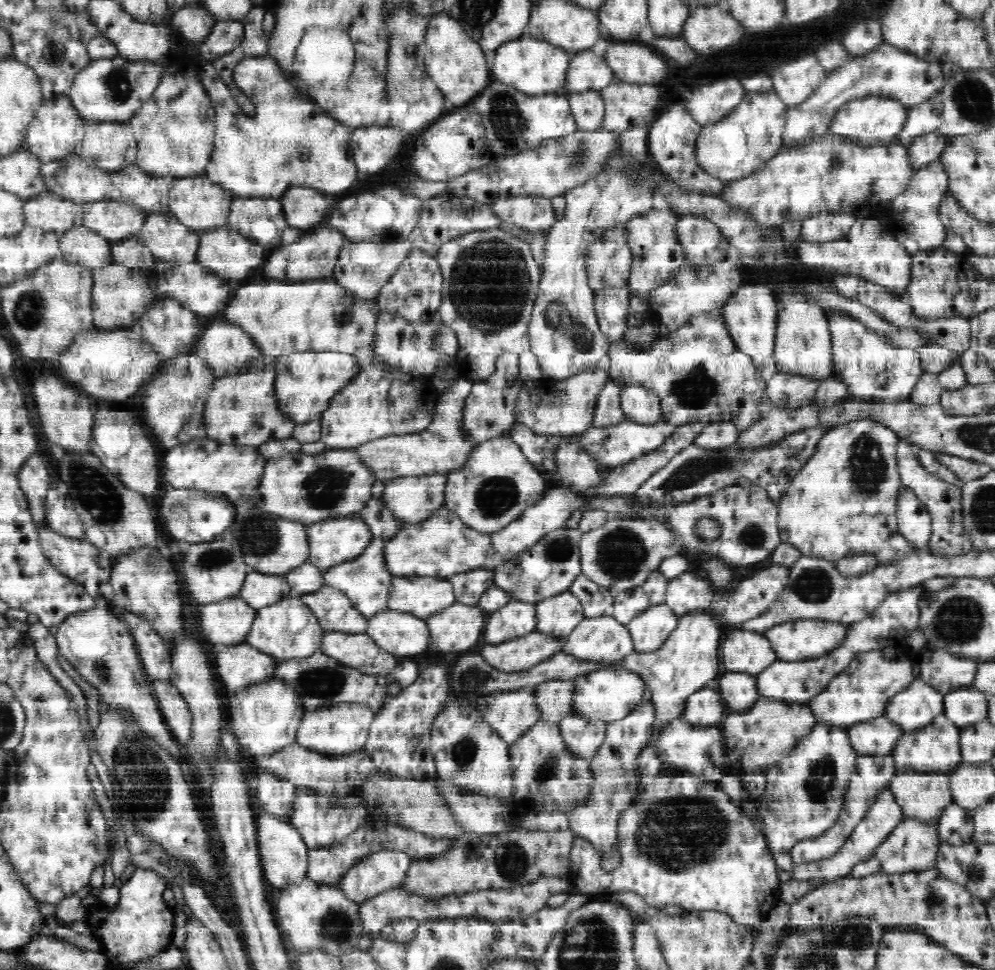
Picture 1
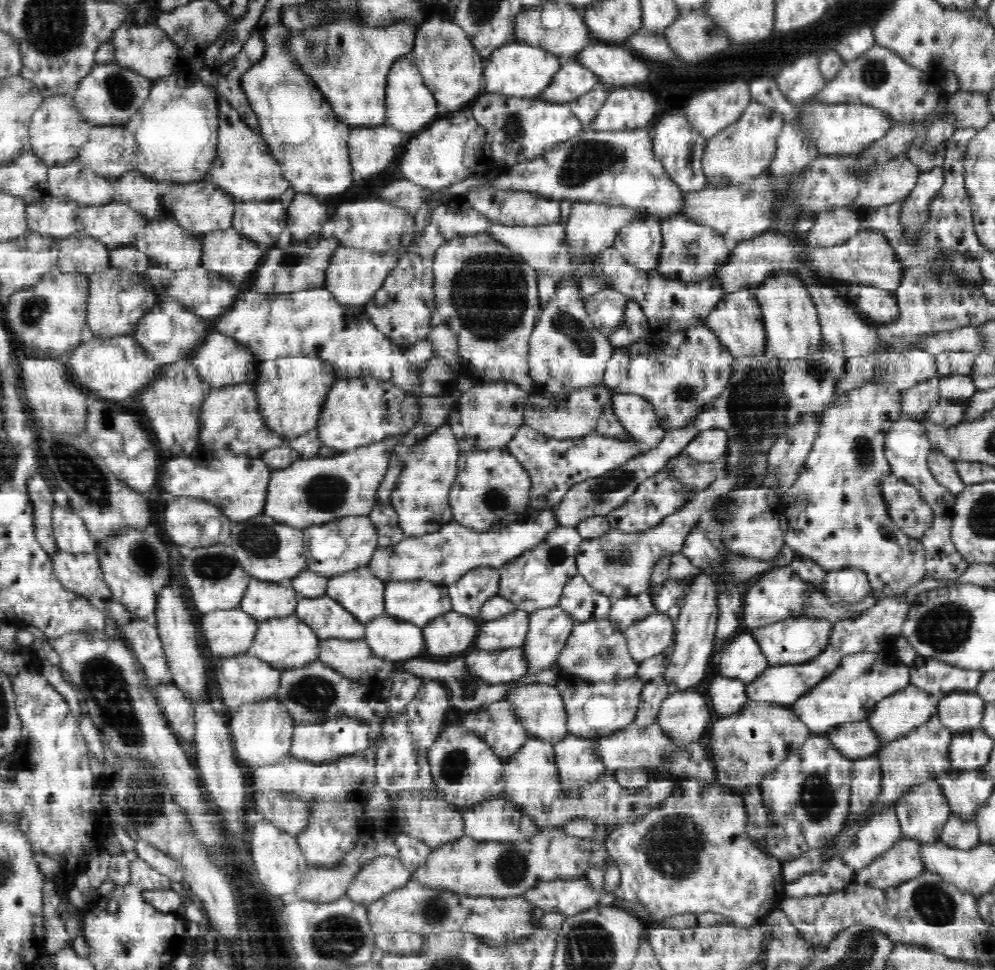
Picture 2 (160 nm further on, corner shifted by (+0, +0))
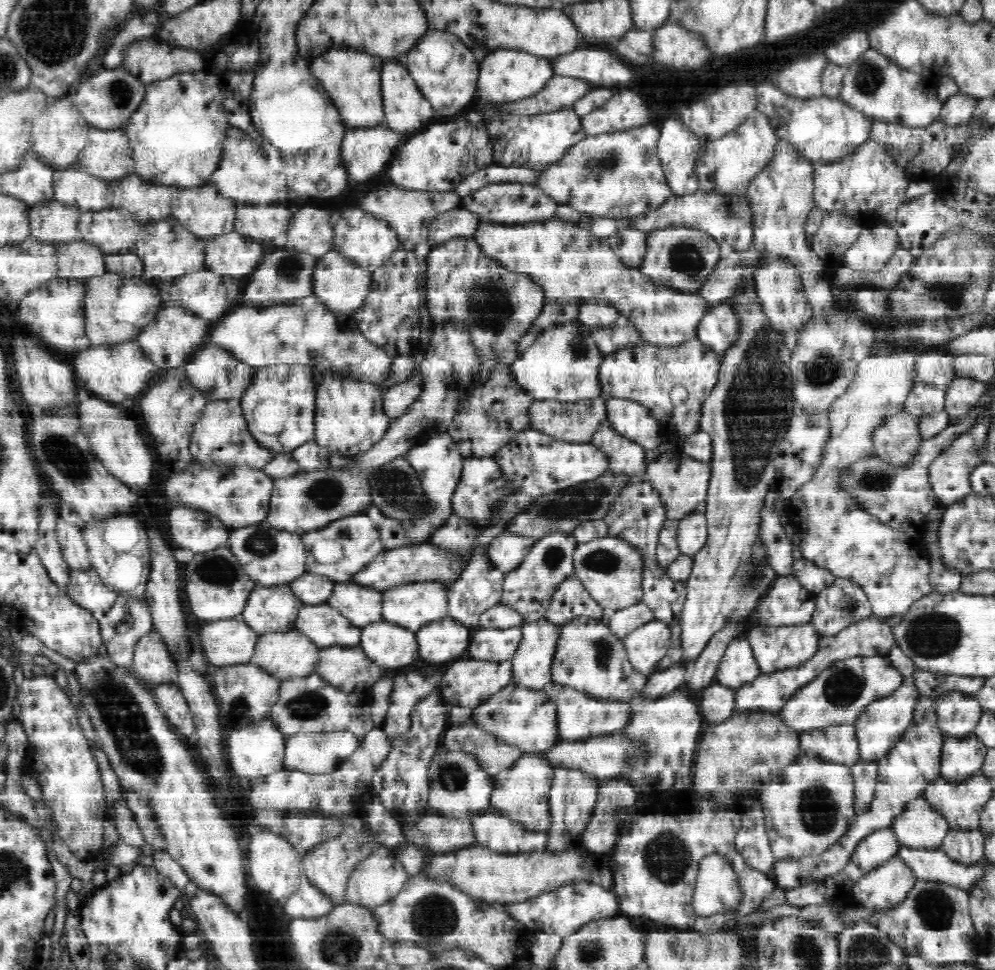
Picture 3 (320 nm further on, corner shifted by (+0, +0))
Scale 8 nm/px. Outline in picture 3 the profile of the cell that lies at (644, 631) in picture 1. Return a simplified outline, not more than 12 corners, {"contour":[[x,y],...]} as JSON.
{"contour":[[654,619],[623,638],[634,670],[652,676],[670,648],[669,623]]}

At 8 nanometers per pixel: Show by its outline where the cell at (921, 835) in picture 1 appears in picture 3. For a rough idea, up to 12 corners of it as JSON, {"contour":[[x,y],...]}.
{"contour":[[901,856],[867,871],[847,892],[886,911],[916,881]]}

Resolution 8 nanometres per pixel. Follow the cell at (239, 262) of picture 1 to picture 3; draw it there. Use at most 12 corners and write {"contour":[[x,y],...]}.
{"contour":[[247,235],[207,239],[205,265],[238,280],[258,269],[267,250]]}

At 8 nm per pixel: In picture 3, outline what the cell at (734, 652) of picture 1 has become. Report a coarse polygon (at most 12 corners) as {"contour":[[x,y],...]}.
{"contour":[[736,638],[715,681],[739,689],[761,675],[748,639]]}

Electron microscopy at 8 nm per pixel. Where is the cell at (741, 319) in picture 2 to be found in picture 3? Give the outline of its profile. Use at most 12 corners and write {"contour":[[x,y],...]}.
{"contour":[[729,301],[712,306],[696,337],[719,354],[740,338]]}

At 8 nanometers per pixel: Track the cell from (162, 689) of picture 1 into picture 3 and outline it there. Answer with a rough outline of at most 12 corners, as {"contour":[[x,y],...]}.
{"contour":[[160,684],[153,697],[186,741],[196,726],[177,684]]}

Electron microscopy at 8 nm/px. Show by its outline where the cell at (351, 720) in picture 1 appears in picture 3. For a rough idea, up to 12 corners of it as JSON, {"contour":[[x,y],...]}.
{"contour":[[350,731],[287,737],[284,768],[323,774],[361,745]]}

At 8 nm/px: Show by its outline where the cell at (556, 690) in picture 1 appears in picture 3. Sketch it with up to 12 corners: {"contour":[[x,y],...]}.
{"contour":[[511,682],[470,720],[498,739],[543,753],[562,742],[556,703]]}

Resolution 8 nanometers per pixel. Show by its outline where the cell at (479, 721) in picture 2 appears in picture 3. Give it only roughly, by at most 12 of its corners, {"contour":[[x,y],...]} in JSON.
{"contour":[[477,720],[448,728],[440,750],[477,756],[493,778],[521,748],[479,728]]}

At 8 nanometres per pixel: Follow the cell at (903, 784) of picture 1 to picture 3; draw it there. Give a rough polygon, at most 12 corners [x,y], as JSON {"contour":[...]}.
{"contour":[[924,795],[891,826],[904,847],[942,847],[949,824]]}

